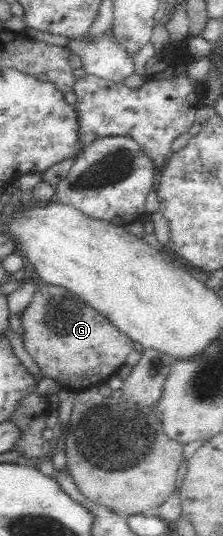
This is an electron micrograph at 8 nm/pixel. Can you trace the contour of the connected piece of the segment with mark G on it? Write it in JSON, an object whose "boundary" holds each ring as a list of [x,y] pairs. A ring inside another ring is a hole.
{"boundary":[[[41,284],[19,319],[25,330],[25,351],[37,363],[44,377],[56,380],[61,387],[67,389],[87,389],[104,383],[127,363],[128,355],[133,350],[133,342],[127,335],[117,330],[102,313],[90,308],[81,297],[63,286]]]}

